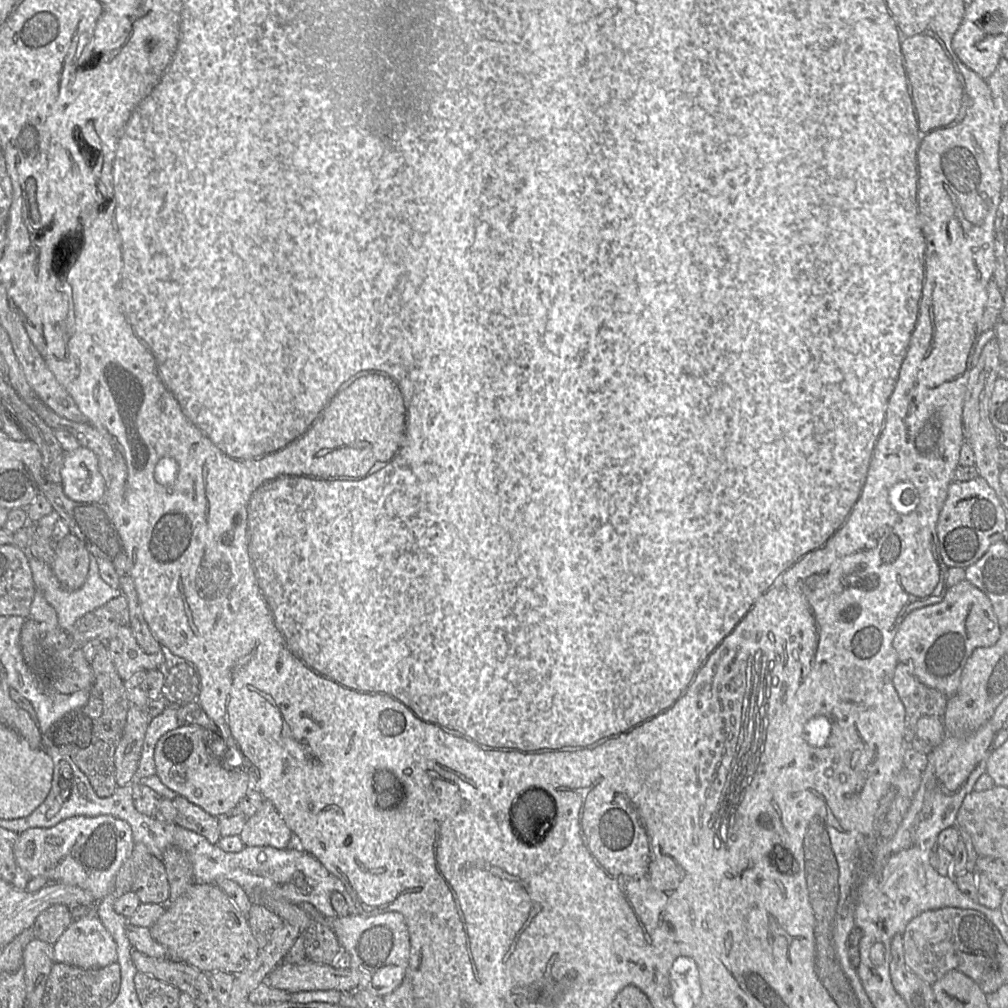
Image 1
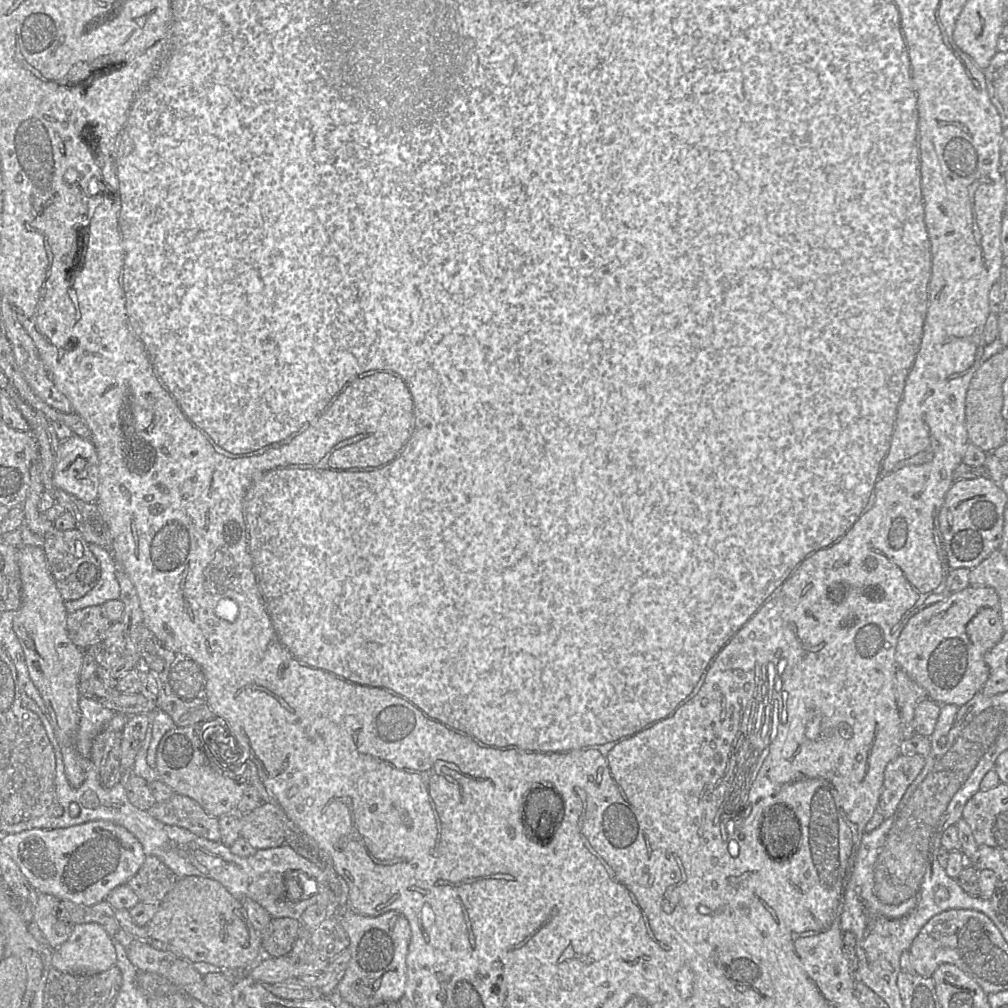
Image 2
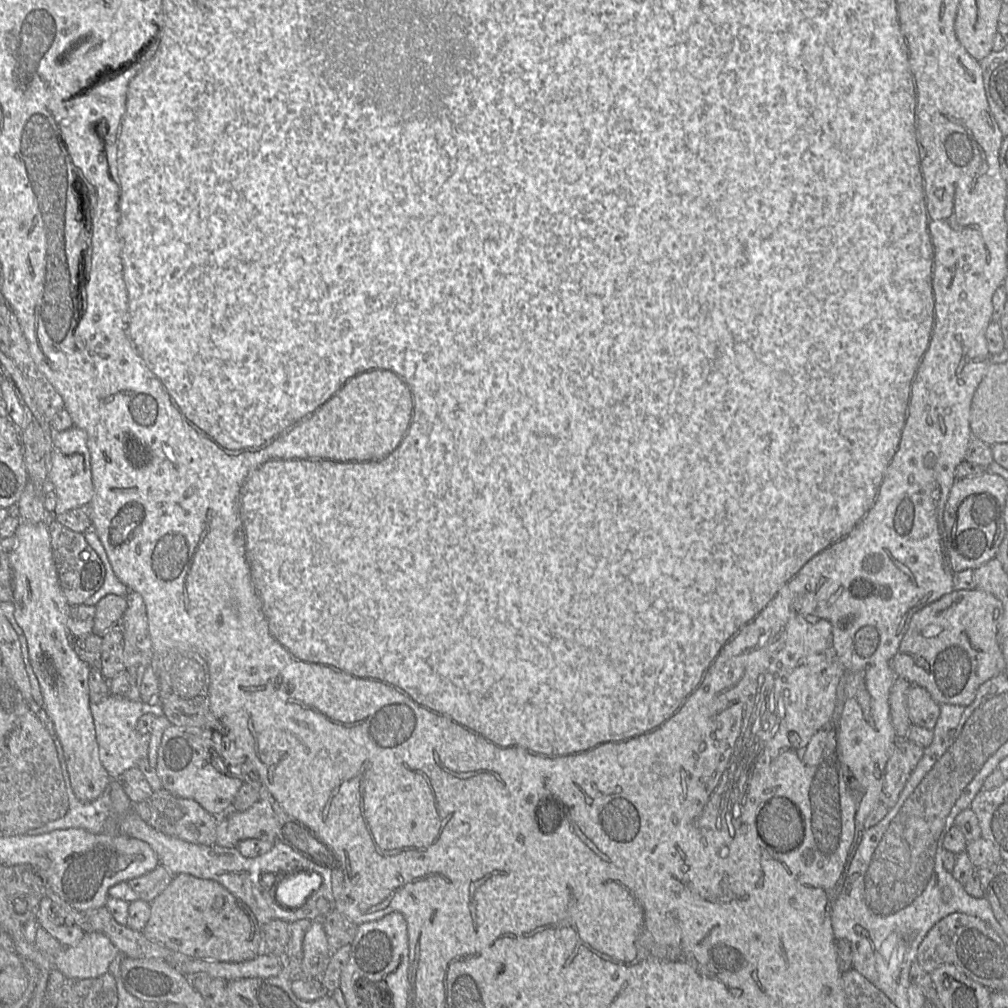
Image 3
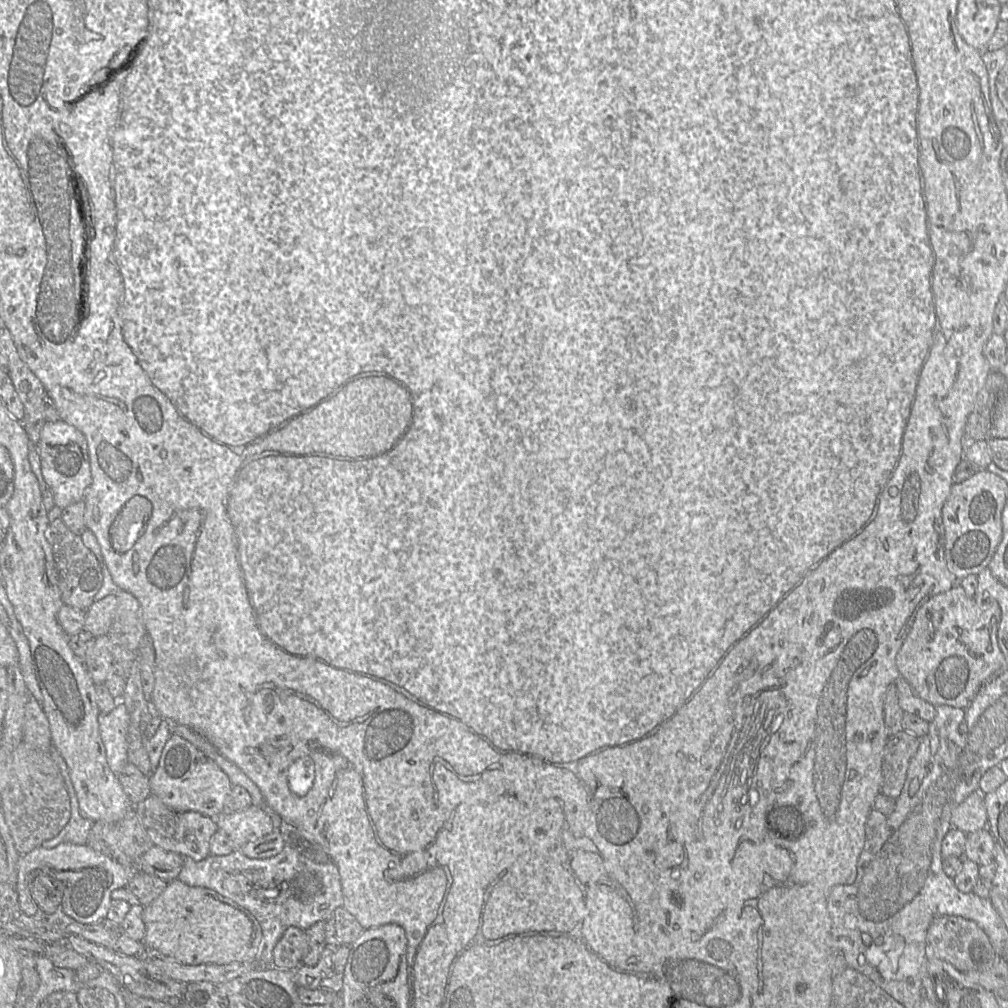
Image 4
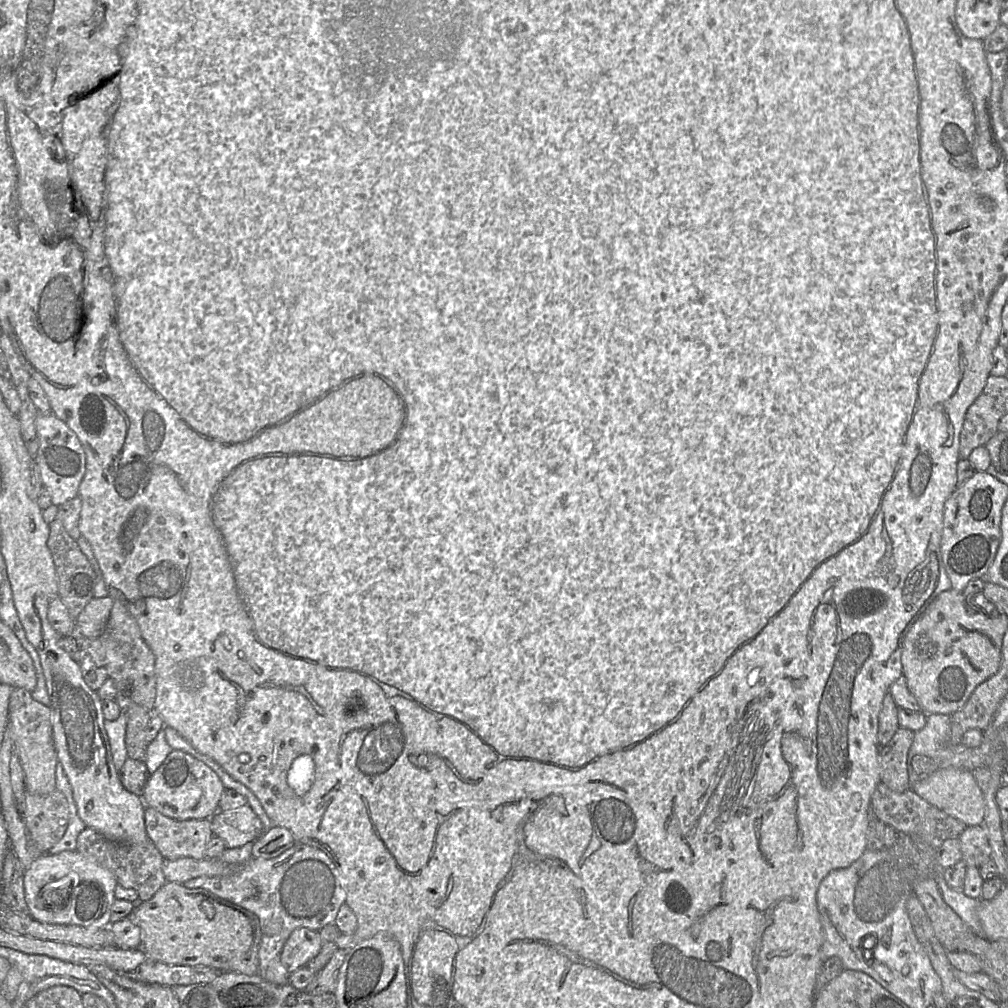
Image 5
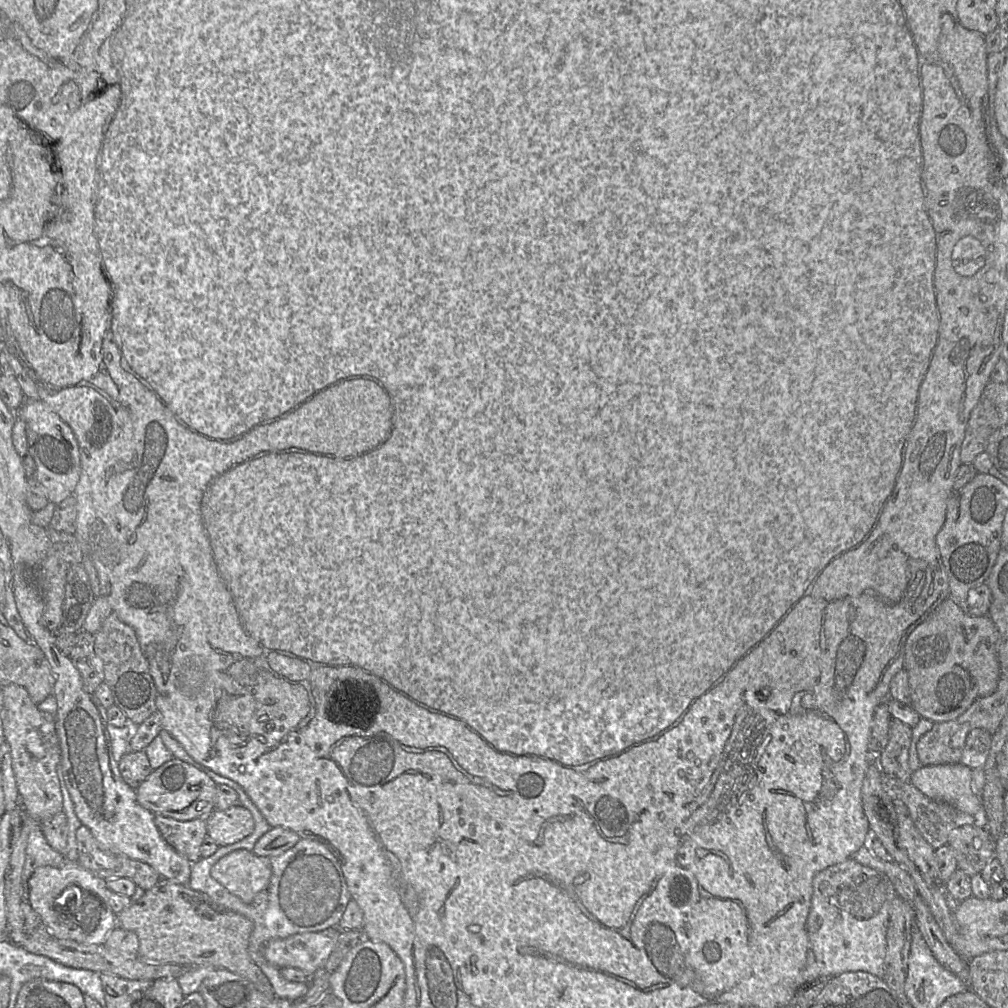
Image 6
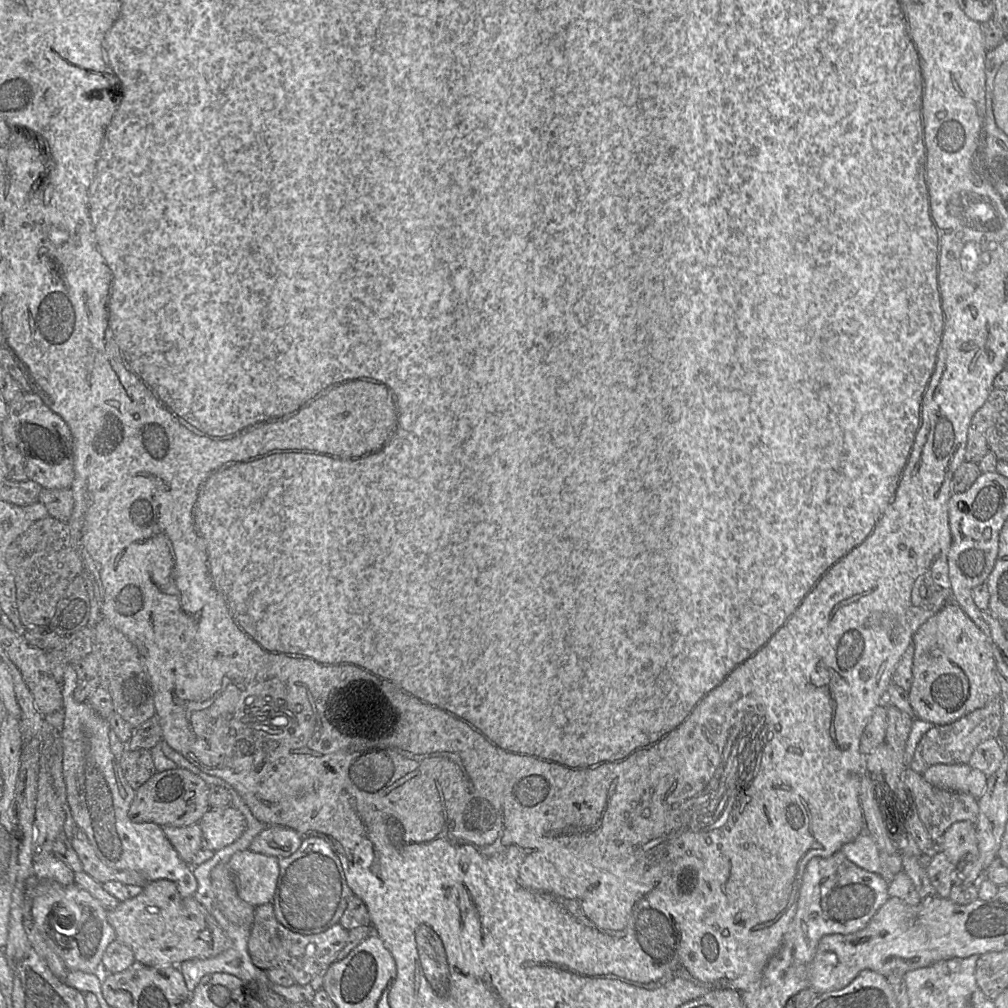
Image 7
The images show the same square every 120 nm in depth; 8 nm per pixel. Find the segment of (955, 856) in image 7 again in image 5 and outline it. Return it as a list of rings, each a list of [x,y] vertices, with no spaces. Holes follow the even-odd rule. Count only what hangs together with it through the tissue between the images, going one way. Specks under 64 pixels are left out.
[[[983,825],[967,826],[959,836],[962,861],[968,867],[977,867],[991,859],[988,834]]]

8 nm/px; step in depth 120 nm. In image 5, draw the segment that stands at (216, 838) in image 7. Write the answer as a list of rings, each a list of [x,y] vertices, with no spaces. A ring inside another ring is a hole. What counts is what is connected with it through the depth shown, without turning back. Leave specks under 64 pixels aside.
[[[248,804],[227,811],[218,810],[210,822],[213,835],[219,837],[226,848],[241,847],[263,834],[263,825]]]

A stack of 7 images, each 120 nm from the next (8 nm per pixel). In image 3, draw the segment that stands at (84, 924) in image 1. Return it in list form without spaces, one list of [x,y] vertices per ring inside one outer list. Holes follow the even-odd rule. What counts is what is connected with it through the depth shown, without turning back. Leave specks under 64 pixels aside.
[[[90,932],[76,946],[65,947],[52,964],[70,979],[97,978],[108,972],[117,954],[117,948],[107,936]]]

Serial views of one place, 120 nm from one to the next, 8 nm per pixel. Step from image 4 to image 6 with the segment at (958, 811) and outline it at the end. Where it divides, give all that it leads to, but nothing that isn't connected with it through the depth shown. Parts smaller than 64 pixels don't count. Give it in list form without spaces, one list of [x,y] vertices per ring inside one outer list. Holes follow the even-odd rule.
[[[961,762],[922,766],[912,773],[910,782],[924,795],[935,801],[948,803],[954,808],[975,817],[981,817],[983,814],[981,793],[976,793],[972,786],[972,769]]]

